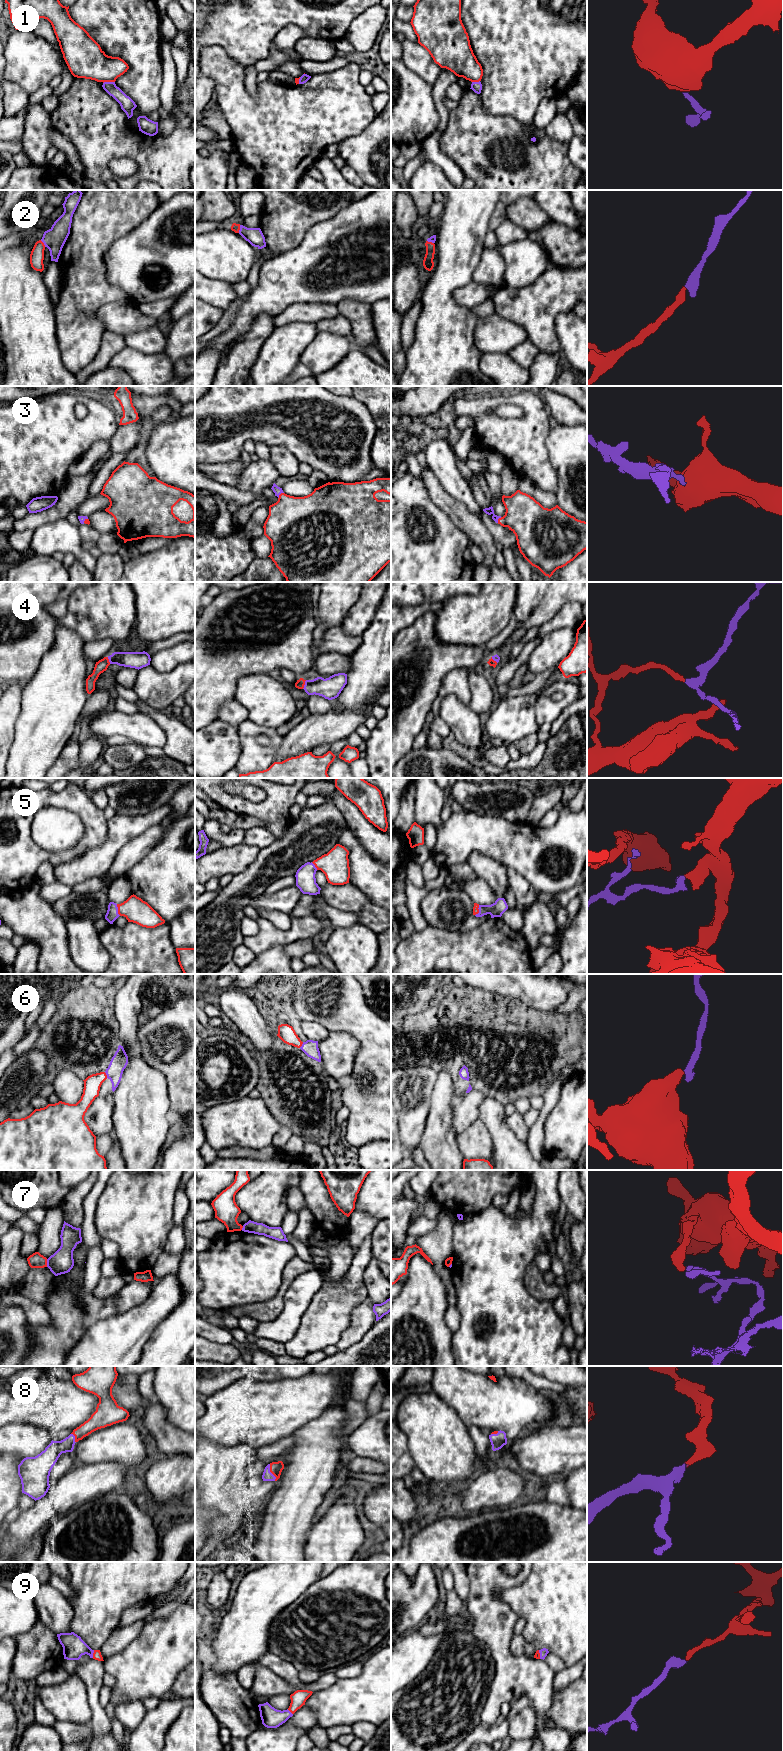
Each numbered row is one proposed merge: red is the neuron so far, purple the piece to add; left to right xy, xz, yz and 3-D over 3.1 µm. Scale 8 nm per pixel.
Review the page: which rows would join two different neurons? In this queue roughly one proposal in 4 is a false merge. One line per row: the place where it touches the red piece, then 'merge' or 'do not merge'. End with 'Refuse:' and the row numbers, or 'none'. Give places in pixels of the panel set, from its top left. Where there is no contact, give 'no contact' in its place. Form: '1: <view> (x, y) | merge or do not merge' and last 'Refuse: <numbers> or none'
1: xy (108, 81) | do not merge
2: xz (239, 229) | merge
3: xz (279, 495) | merge
4: xz (304, 684) | merge
5: xy (118, 910) | merge
6: xy (106, 1075) | merge
7: xy (46, 1263) | do not merge
8: xz (271, 1472) | merge
9: xy (93, 1654) | merge
Refuse: 1, 7

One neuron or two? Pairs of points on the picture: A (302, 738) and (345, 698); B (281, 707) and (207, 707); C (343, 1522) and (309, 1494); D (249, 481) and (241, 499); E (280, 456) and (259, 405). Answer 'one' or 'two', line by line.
A: two
B: two
C: two
D: two
E: two

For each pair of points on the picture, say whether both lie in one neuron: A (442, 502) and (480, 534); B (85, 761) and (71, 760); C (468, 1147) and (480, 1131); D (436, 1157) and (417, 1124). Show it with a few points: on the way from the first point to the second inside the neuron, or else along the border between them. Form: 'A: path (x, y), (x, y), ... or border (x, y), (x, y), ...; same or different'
A: path (451, 506), (471, 525); same
B: border (80, 743), (79, 765), (77, 767); different
C: path (472, 1143), (477, 1138), (477, 1135); same
D: border (429, 1111), (426, 1117), (426, 1125), (418, 1144); different

